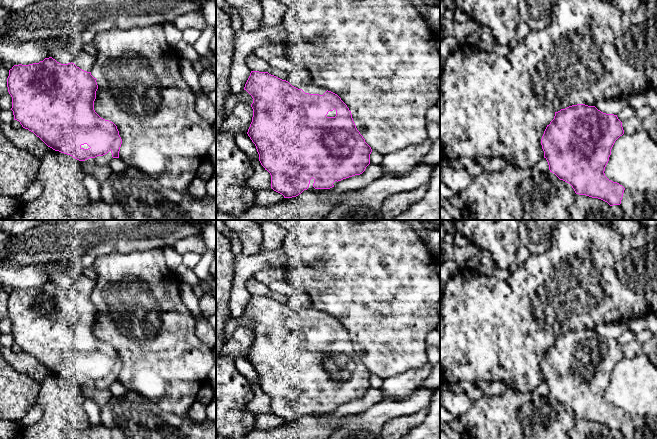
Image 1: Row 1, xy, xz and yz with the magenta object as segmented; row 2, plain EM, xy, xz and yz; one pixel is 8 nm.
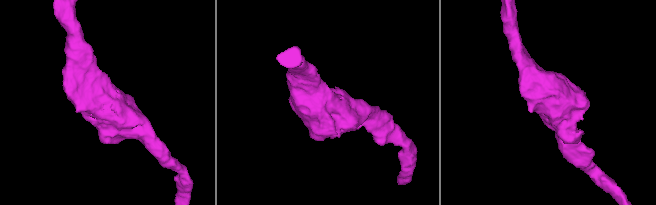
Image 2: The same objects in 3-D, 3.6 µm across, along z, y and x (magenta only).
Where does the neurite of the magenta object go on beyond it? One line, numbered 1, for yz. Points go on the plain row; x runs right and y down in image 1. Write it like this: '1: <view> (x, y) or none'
1: none

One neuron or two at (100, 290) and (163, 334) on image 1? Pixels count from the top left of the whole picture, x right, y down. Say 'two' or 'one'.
one

